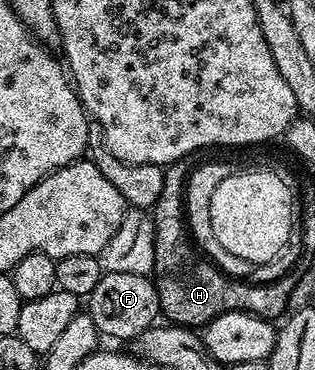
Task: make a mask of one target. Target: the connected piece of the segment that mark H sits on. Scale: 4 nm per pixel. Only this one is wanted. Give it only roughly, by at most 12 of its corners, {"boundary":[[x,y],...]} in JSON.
{"boundary":[[195,165],[165,167],[152,207],[161,317],[205,328],[244,312],[281,319],[297,273],[231,278],[196,249],[184,197]]}

